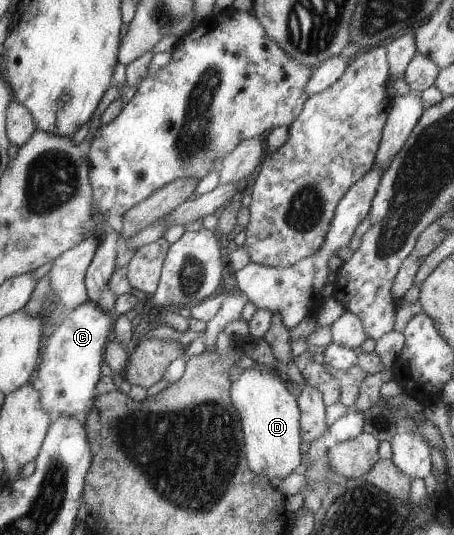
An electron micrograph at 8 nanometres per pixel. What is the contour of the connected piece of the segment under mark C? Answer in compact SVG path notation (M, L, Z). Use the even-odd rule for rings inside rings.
M86 300L70 313L58 316L58 326L44 338L39 352L39 364L33 378L40 380L42 386L37 391L41 410L55 422L59 417L76 417L82 426L93 410L97 400L97 383L101 378L103 352L111 337L114 317L105 314L92 302Z

